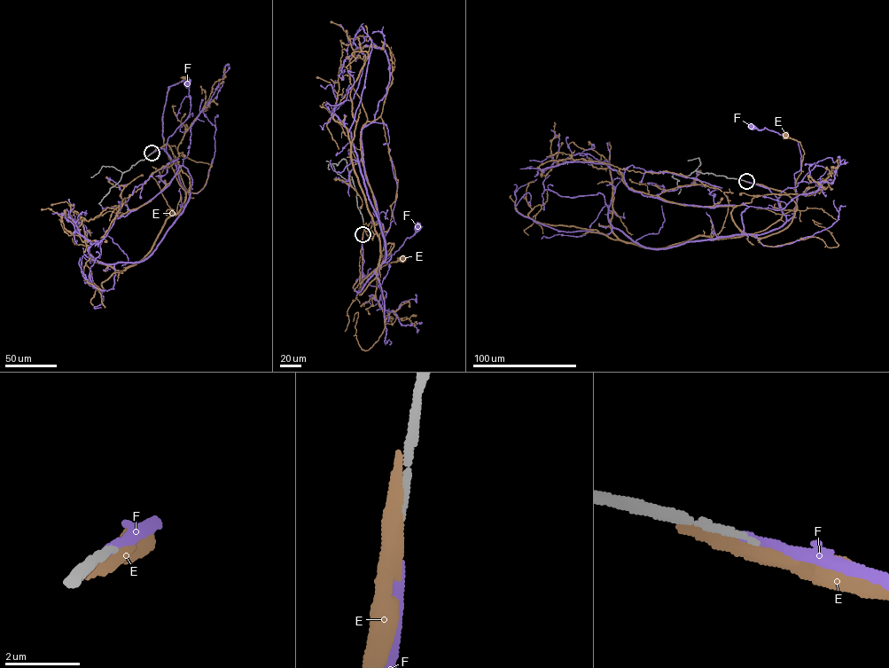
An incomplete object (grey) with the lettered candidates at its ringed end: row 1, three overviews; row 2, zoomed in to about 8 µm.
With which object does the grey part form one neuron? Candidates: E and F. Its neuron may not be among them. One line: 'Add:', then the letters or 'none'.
Add: F

